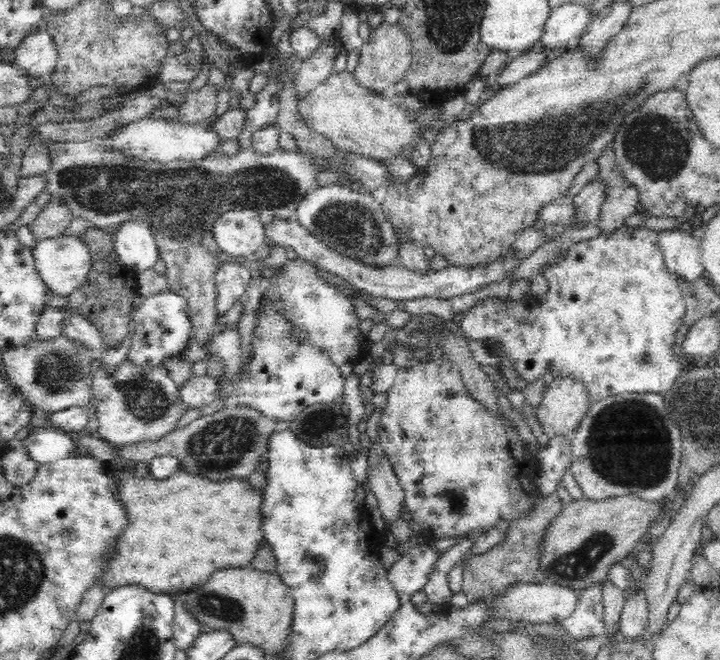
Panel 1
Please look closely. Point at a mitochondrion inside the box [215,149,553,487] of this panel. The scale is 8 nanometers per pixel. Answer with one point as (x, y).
(357, 226)

